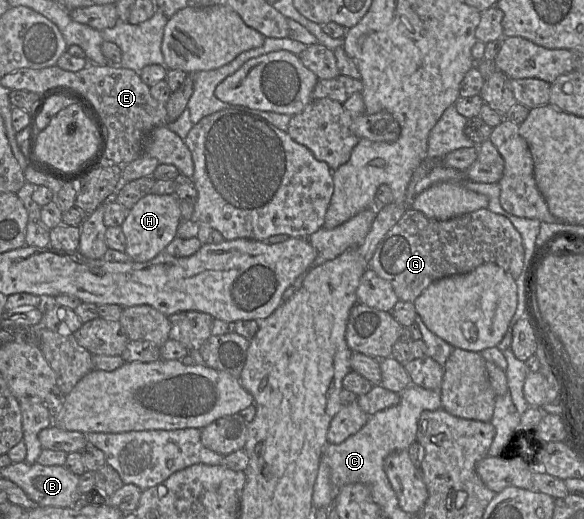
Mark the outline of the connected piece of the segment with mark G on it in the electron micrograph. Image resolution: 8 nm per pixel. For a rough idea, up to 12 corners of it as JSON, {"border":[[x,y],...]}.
{"border":[[409,208],[368,268],[414,302],[432,282],[524,269],[522,237],[487,208],[449,220]]}

